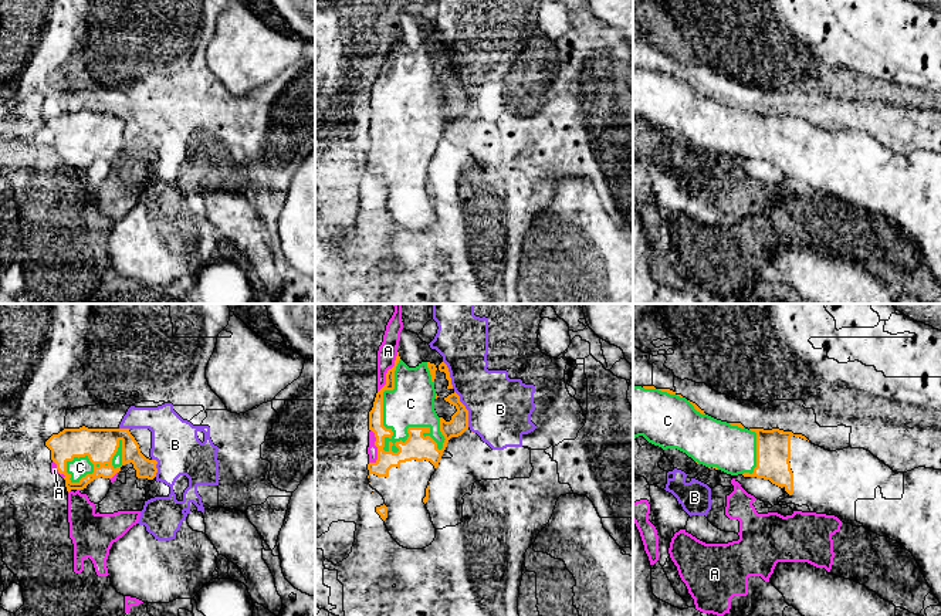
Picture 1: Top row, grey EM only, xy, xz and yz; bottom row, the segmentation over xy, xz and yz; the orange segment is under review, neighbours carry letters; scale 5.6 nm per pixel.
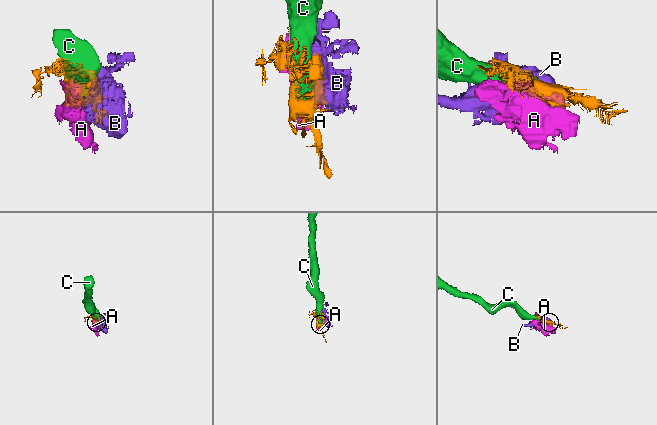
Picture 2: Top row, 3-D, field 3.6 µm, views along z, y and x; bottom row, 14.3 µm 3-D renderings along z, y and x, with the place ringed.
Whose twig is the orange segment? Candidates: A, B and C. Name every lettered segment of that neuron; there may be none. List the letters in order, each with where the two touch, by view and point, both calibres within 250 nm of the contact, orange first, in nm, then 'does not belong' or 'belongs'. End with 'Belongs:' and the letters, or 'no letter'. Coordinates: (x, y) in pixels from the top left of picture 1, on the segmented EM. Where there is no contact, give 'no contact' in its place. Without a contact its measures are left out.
A: meets orange in xz at (388, 372); 80 nm thick on the orange side, 110 nm on the other; does not belong
B: meets orange in xz at (466, 409); 110 nm thick on the orange side, 360 nm on the other; does not belong
C: meets orange in xz at (391, 430); 150 nm thick on the orange side, 260 nm on the other; belongs
Belongs: C

